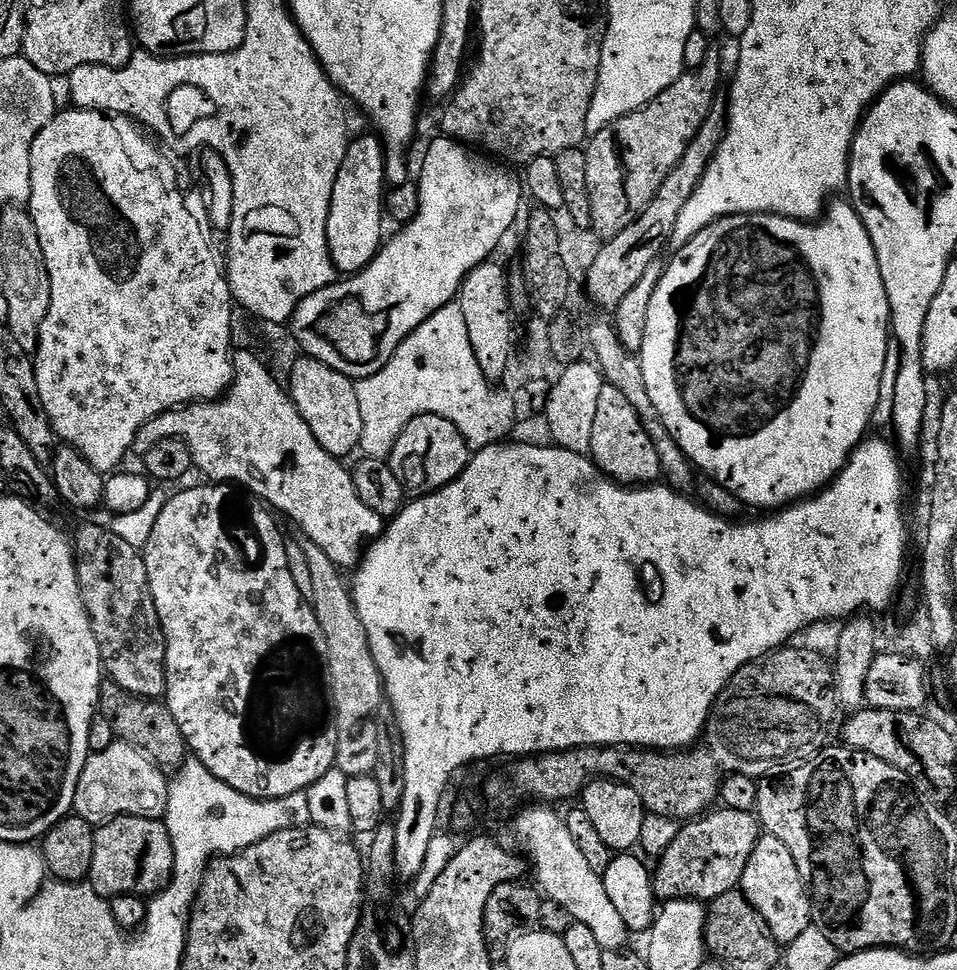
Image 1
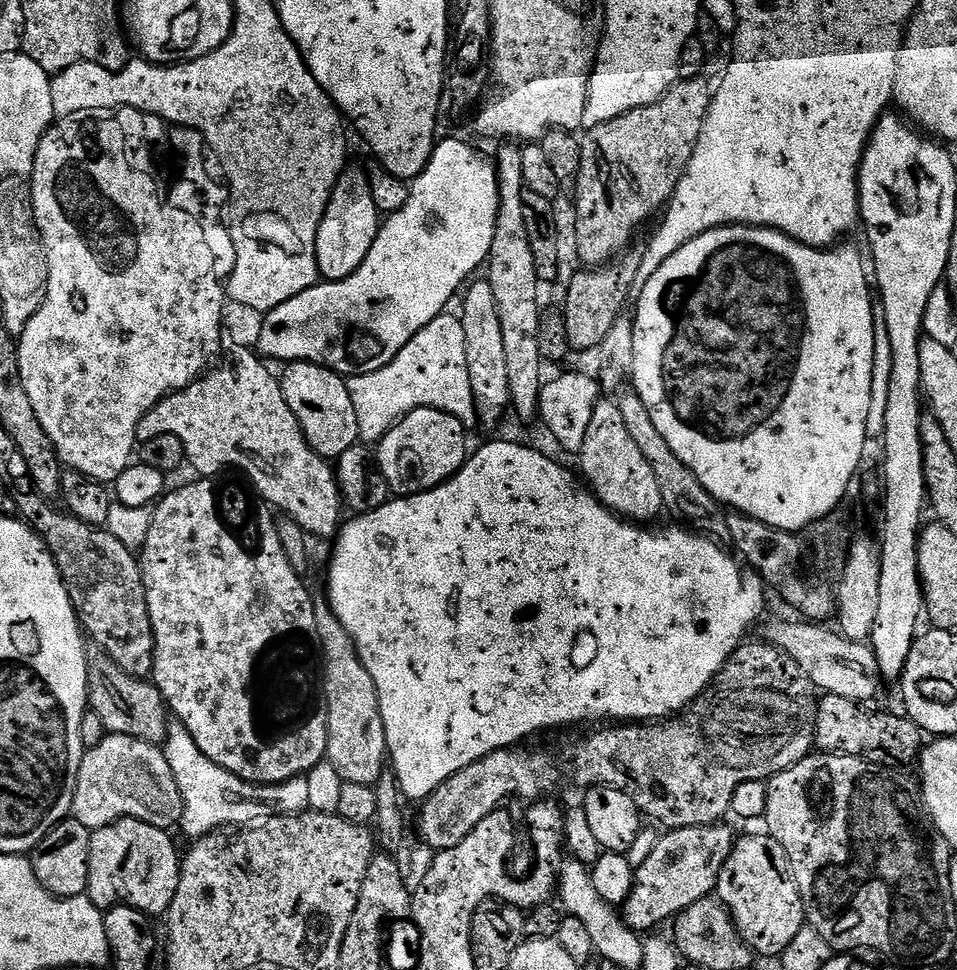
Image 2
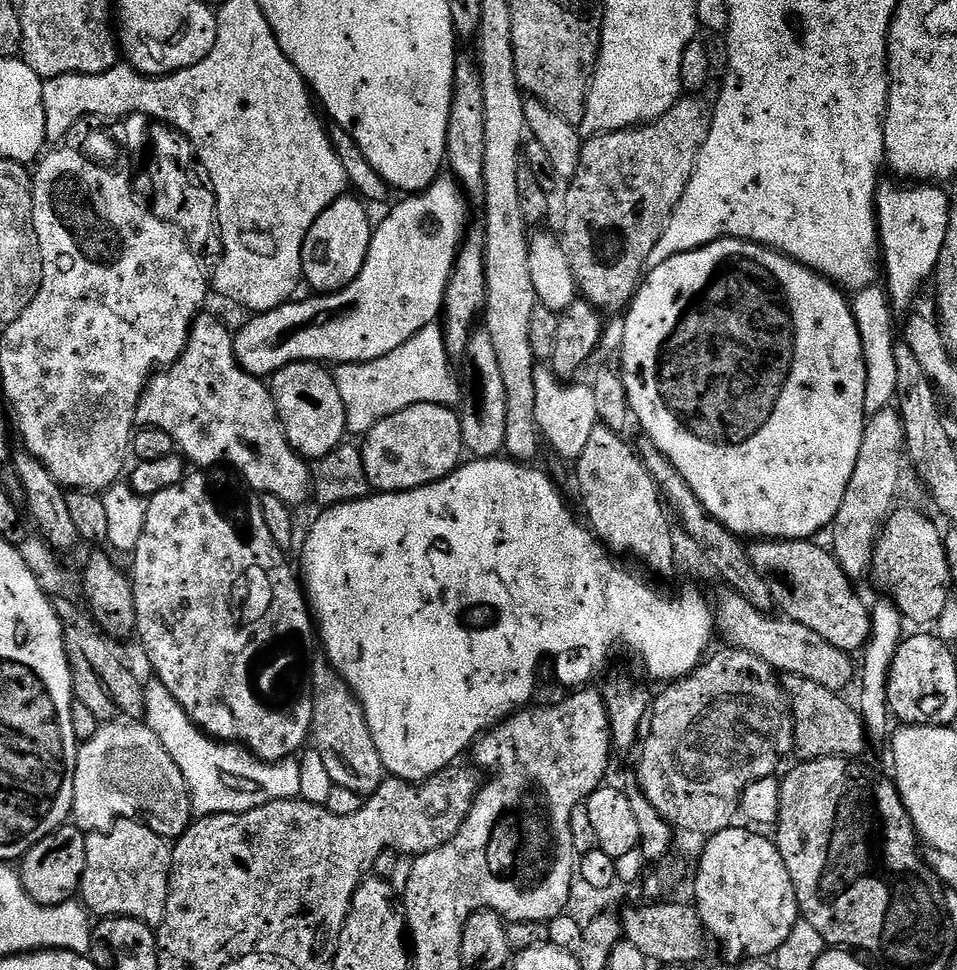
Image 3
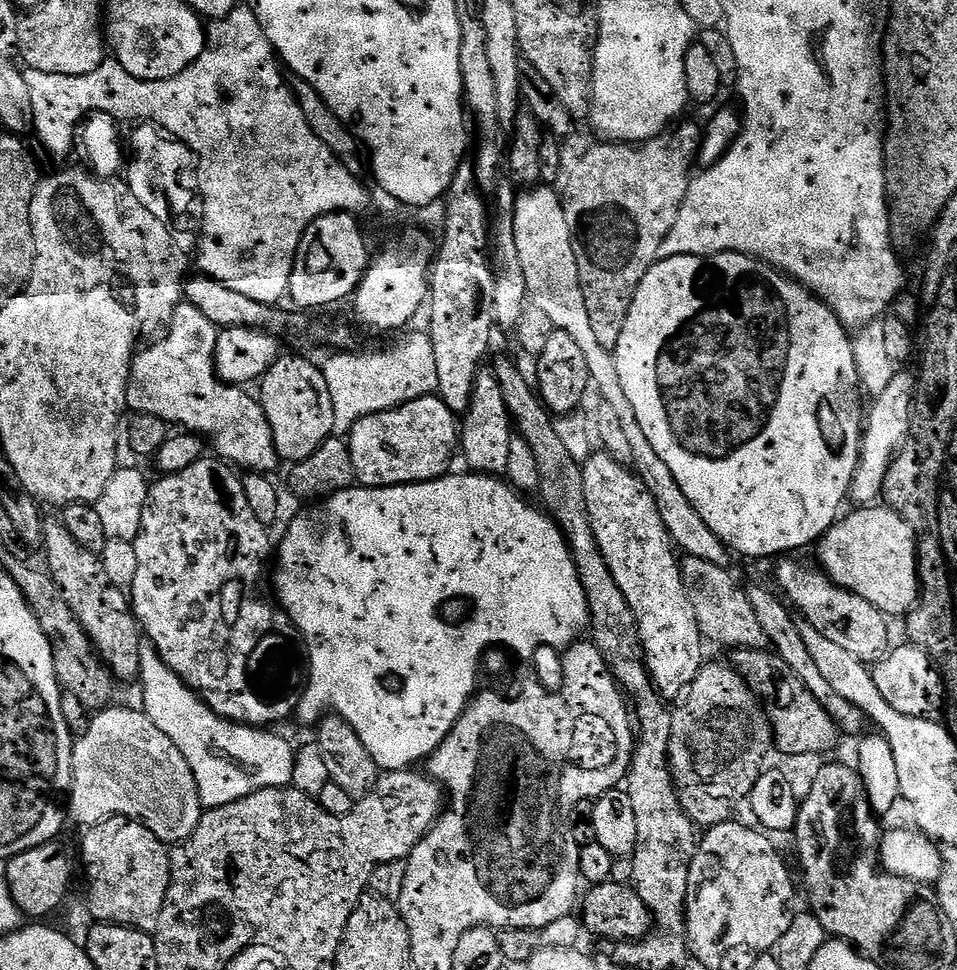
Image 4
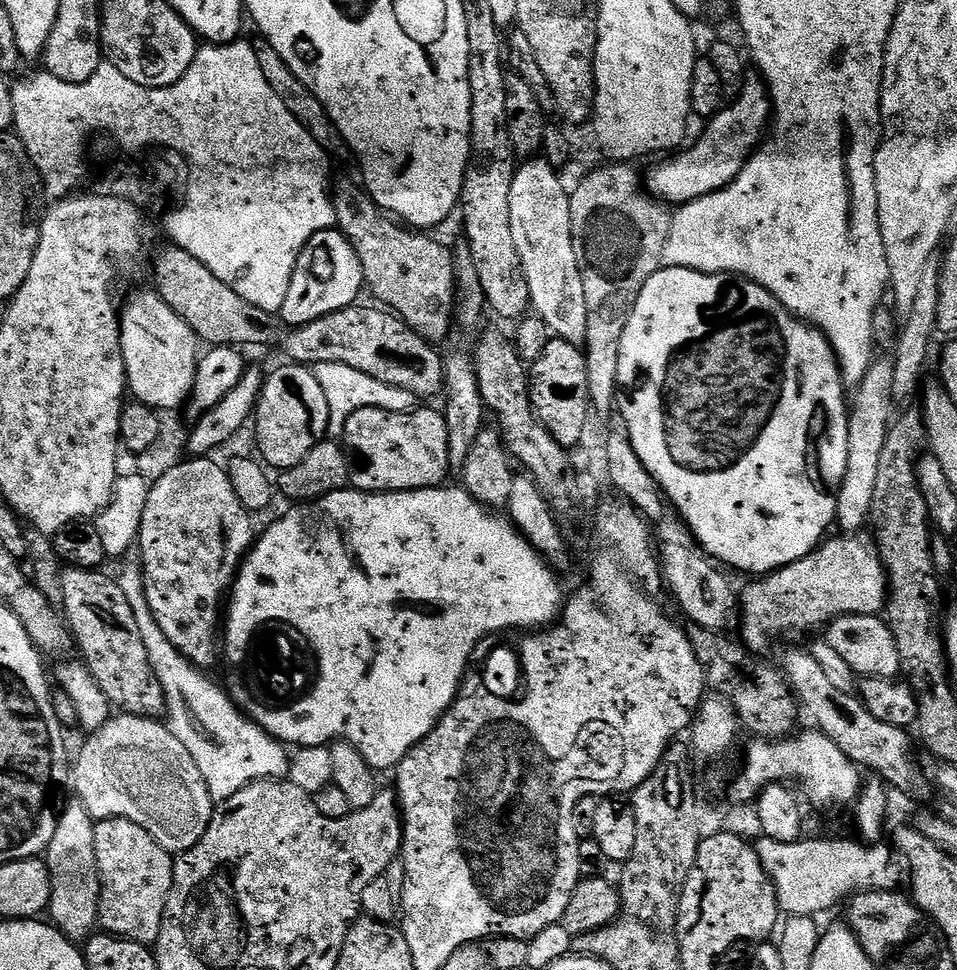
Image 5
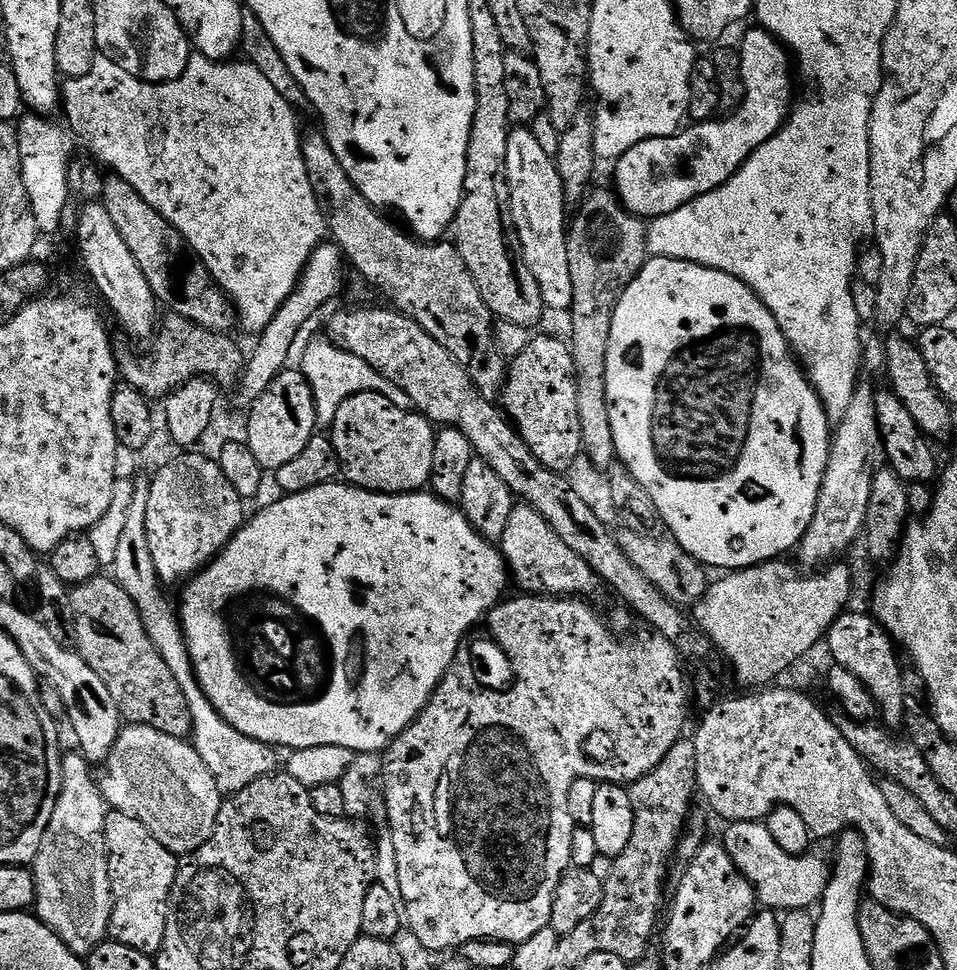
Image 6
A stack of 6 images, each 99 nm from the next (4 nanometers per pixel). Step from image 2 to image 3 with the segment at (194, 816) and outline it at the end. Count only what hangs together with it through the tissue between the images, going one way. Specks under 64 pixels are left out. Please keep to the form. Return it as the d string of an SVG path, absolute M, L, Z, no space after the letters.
M153 679L144 689L143 719L149 728L158 734L162 746L166 746L166 754L174 758L174 766L182 770L182 778L186 778L186 786L192 795L192 811L197 817L214 814L234 814L254 810L258 806L266 806L266 802L275 800L295 800L301 791L300 761L296 758L269 762L260 760L255 754L239 744L226 744L222 740L214 740L191 720L178 704L178 698L170 694L170 690L160 680Z

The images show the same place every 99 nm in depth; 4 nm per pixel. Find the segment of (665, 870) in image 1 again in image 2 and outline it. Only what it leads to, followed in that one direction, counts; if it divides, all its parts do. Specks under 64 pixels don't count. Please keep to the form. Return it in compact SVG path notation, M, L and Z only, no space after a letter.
M721 822L711 826L690 826L665 831L646 862L635 868L632 889L622 905L622 922L641 934L651 933L663 920L671 921L694 902L713 895L720 871L732 852L734 835Z

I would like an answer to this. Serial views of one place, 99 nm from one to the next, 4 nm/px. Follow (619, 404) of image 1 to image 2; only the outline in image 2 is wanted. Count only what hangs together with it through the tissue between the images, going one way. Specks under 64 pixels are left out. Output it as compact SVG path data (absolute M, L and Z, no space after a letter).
M615 399L596 401L590 427L586 429L586 442L582 442L578 459L579 471L582 476L584 471L583 479L590 485L590 491L617 516L633 522L652 522L659 512L665 511L658 478L654 478L654 470L650 470L650 462L646 462L642 450L638 450L630 430L626 430L622 410Z

